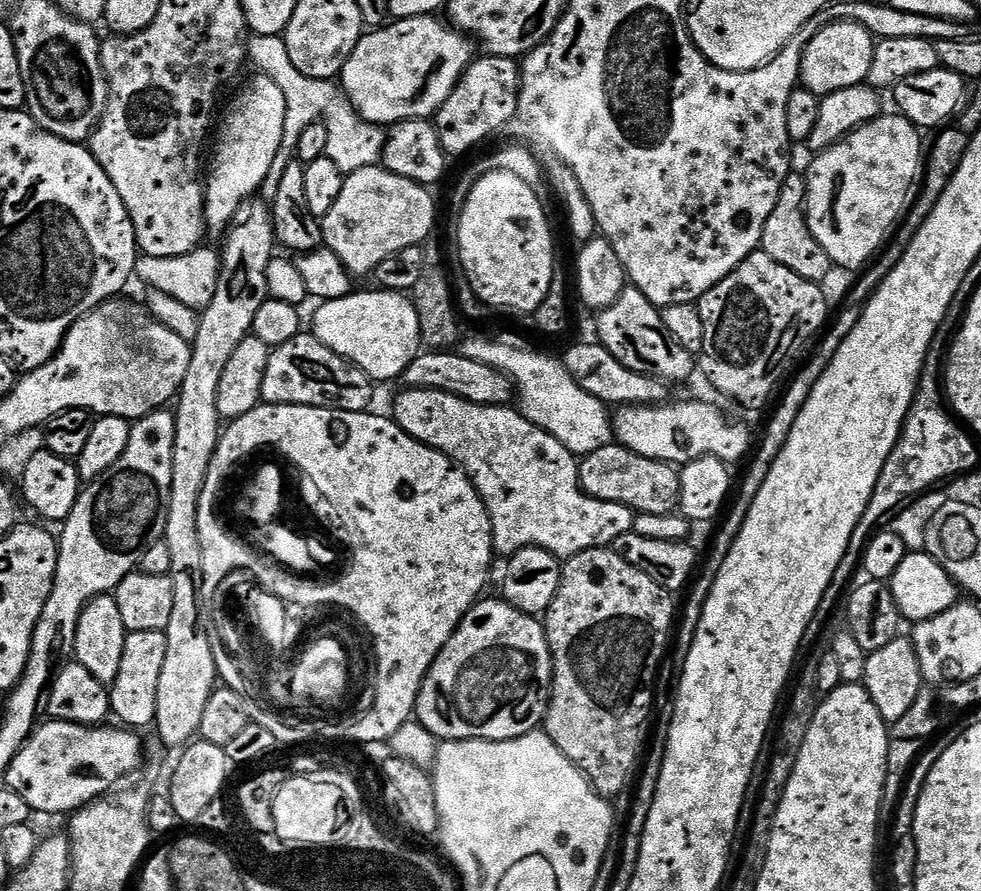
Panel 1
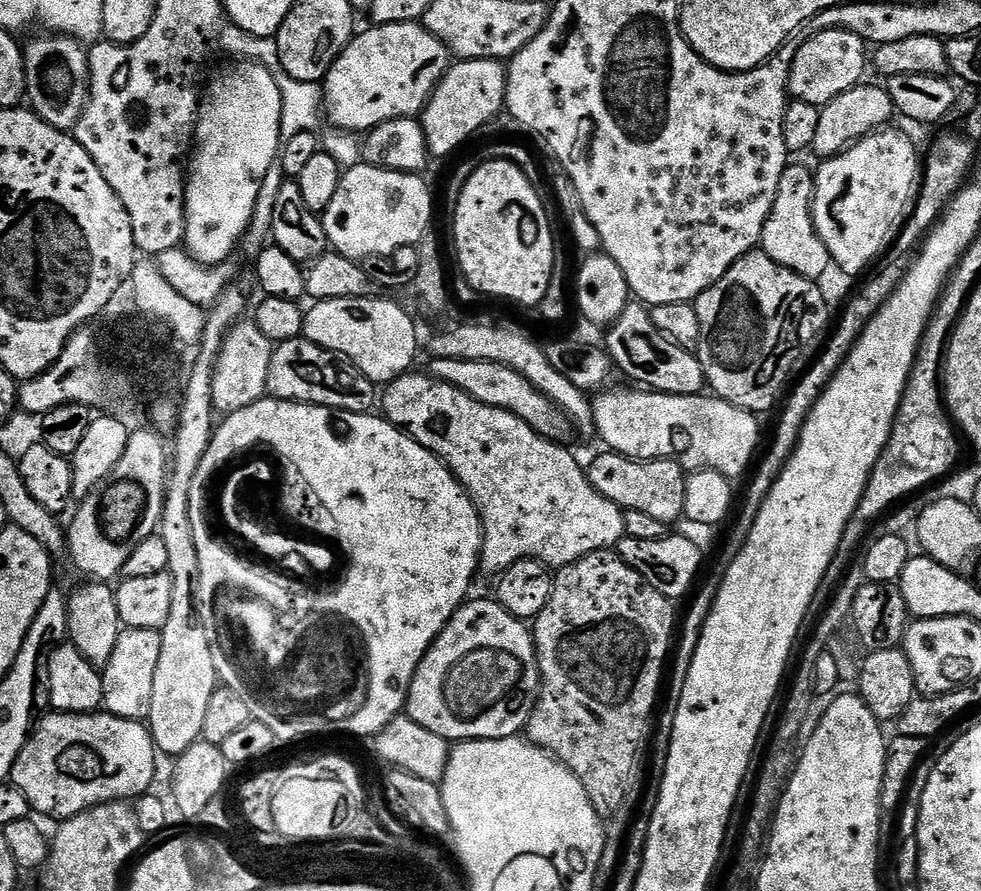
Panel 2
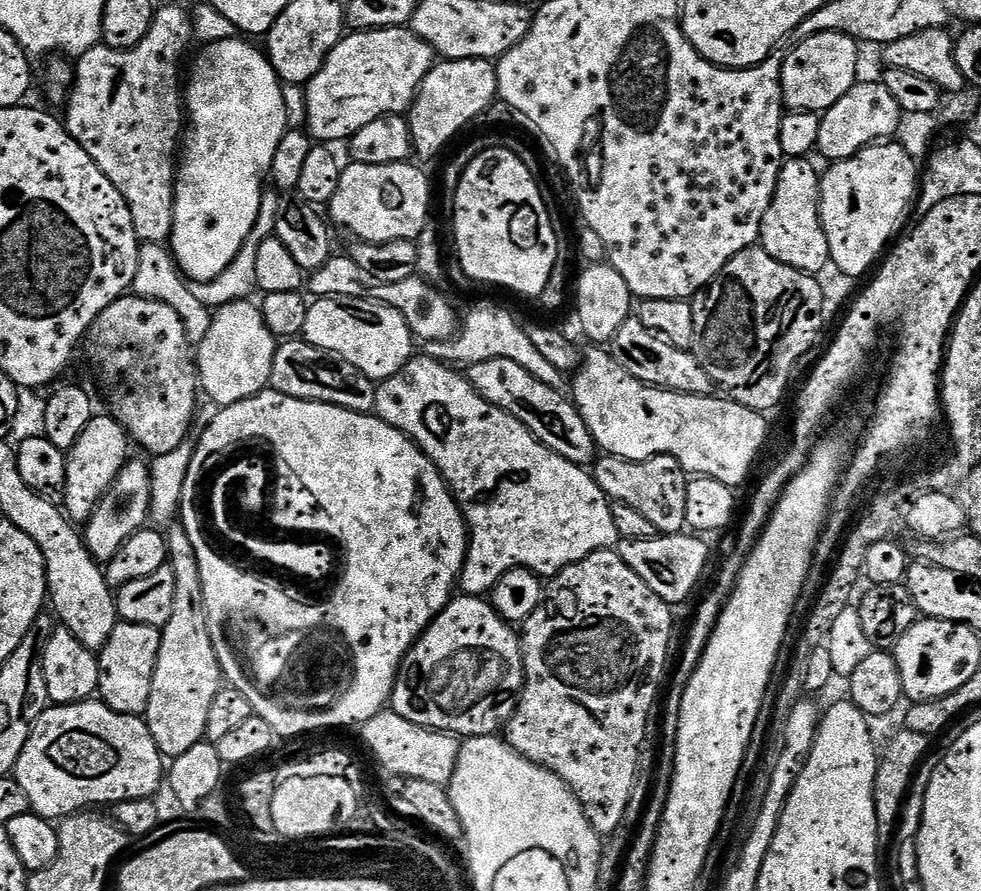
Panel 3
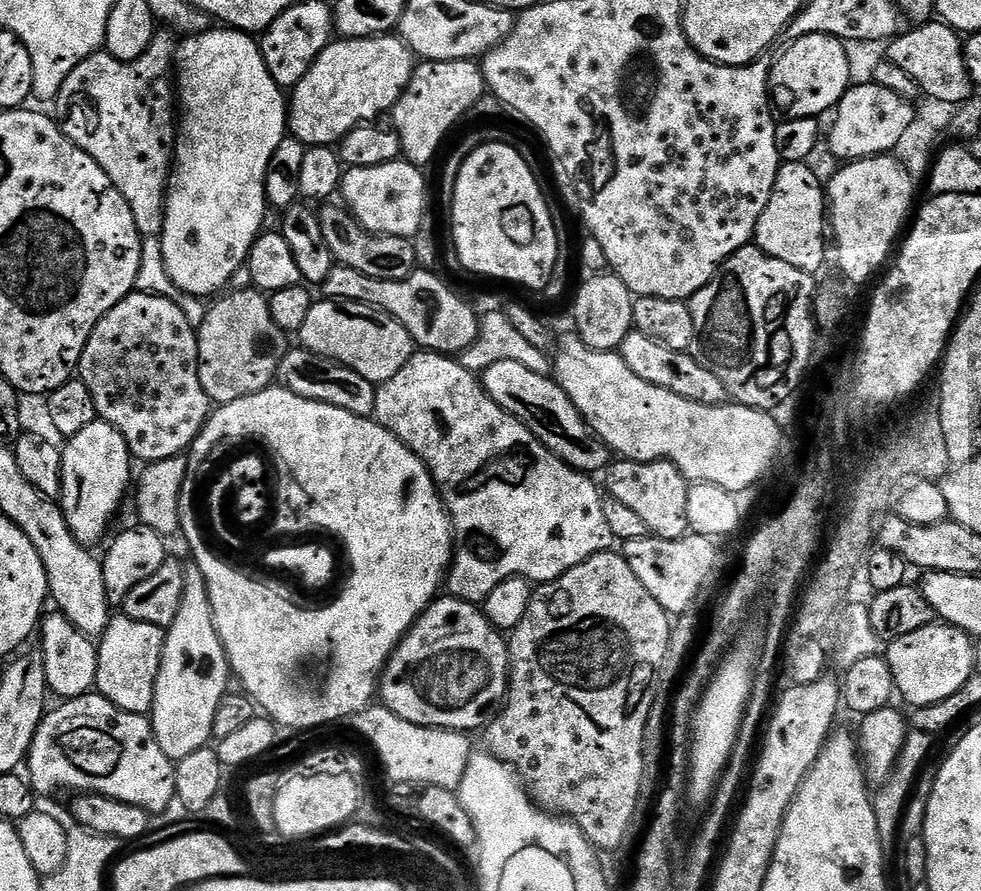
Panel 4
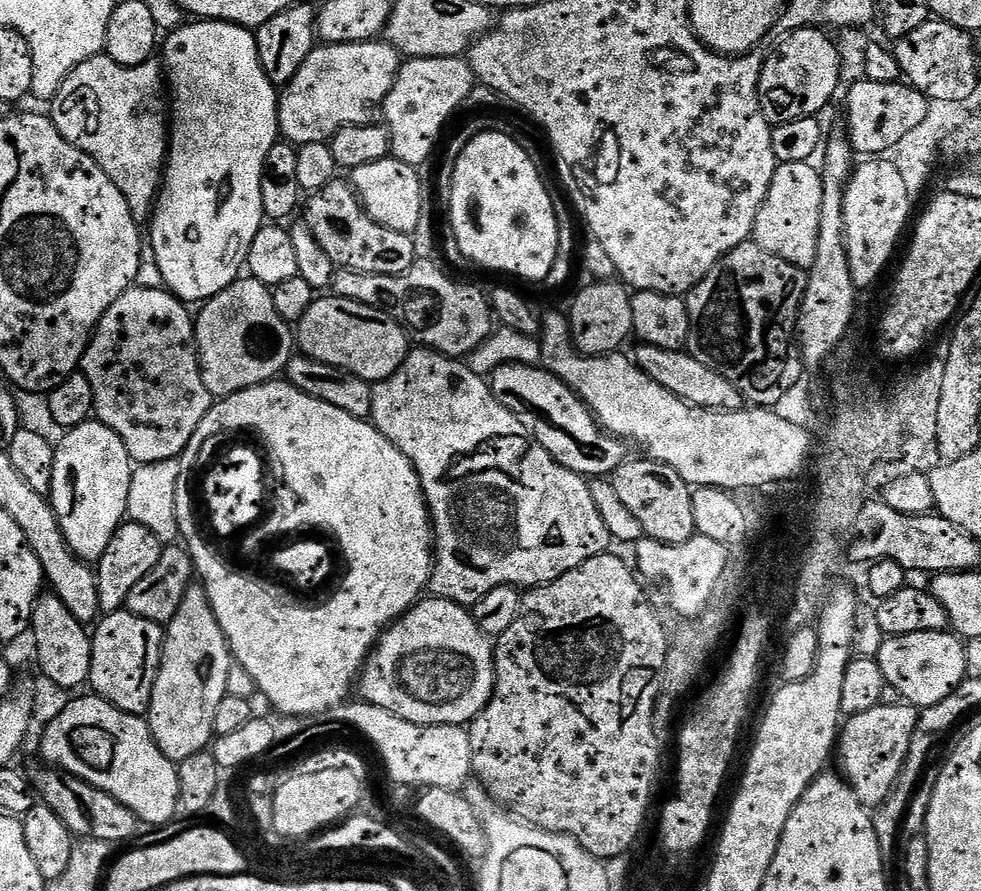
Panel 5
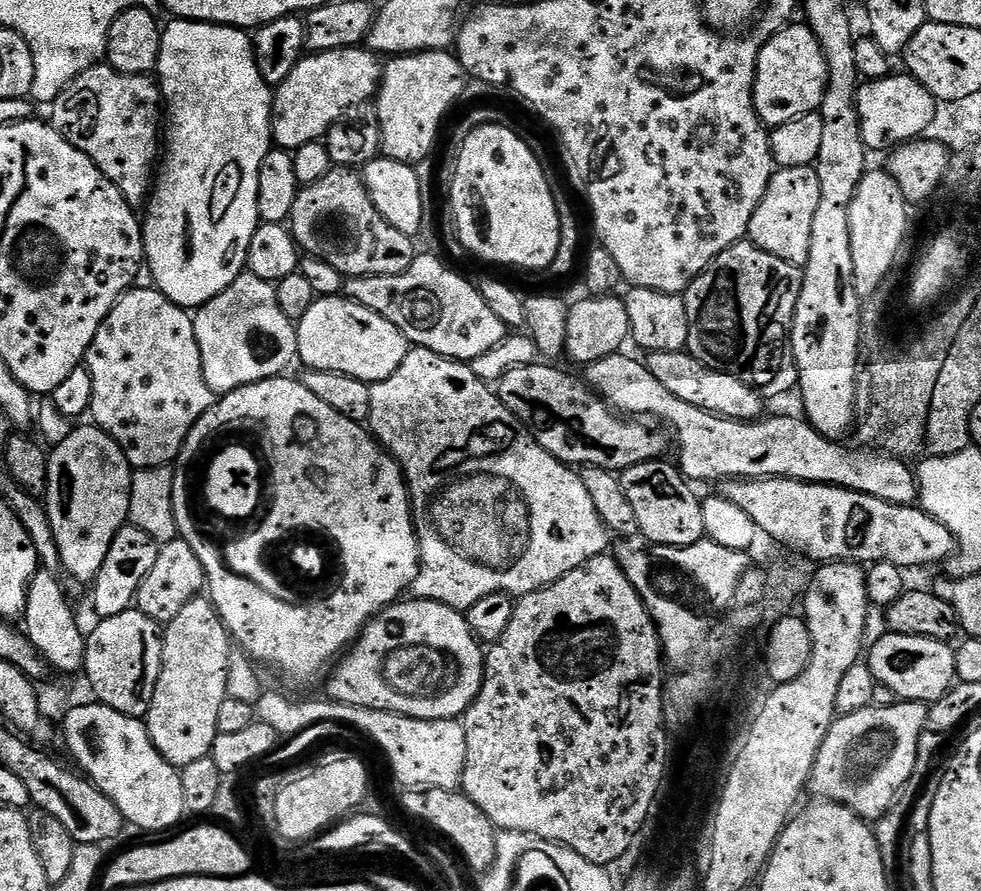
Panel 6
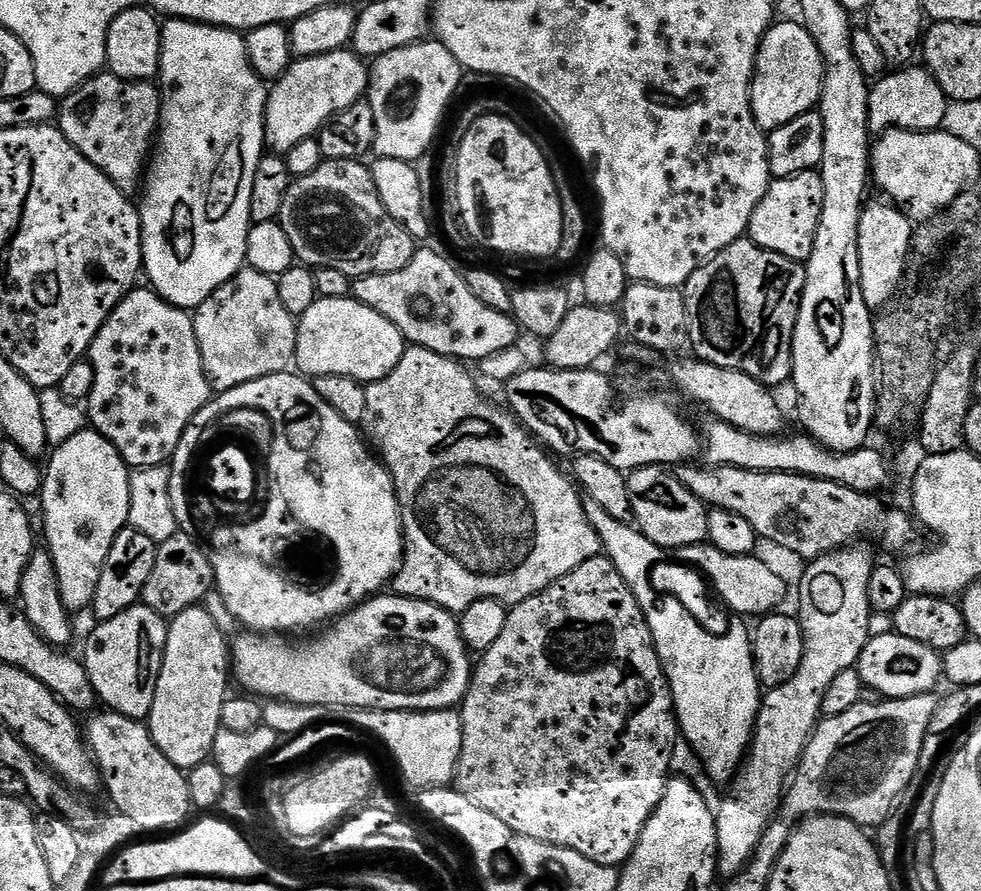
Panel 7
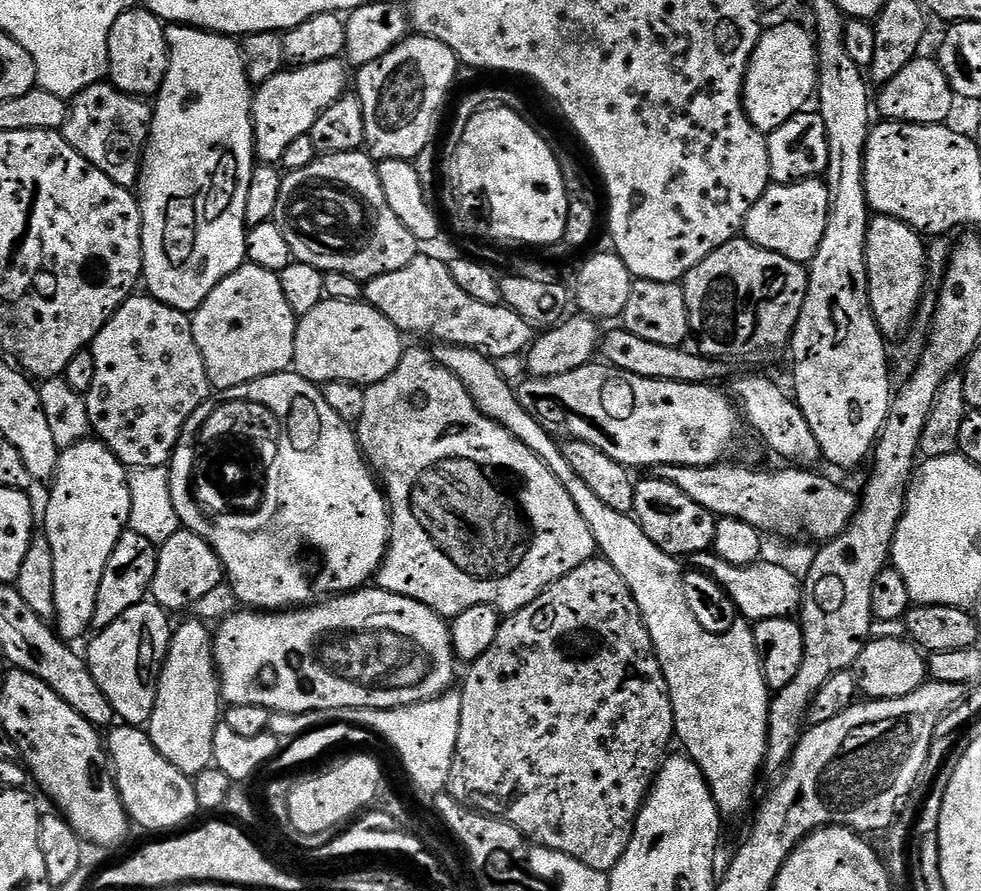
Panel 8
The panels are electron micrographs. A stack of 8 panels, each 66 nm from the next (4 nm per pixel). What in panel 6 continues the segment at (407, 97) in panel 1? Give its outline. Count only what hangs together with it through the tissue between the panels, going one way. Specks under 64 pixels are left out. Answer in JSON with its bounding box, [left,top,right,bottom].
[272,47,382,150]

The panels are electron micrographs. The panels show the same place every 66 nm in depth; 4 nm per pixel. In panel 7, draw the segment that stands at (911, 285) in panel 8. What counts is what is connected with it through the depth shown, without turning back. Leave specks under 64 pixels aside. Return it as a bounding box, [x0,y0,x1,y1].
[858,203,913,306]

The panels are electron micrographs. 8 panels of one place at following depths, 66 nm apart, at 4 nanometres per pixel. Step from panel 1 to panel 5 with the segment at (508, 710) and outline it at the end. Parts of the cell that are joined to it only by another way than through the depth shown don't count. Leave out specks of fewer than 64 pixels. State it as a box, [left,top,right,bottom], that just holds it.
[358,598,496,725]

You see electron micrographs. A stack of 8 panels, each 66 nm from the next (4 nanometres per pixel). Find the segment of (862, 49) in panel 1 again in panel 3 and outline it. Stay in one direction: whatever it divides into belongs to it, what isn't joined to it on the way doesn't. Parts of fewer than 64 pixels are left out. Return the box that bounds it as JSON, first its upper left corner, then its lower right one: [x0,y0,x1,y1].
[780,32,860,114]

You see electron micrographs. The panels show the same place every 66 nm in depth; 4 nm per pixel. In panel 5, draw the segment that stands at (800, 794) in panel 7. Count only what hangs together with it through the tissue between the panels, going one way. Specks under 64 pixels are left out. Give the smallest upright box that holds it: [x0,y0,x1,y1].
[838,702,918,810]

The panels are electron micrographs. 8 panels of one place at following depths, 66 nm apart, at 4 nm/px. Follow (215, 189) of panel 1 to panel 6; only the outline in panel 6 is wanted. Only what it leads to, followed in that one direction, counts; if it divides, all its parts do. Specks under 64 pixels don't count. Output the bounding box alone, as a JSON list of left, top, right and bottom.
[142,18,273,310]

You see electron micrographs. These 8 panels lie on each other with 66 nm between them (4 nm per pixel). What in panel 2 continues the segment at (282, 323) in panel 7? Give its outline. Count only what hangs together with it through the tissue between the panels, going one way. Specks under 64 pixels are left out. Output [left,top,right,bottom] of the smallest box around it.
[212,322,273,413]

